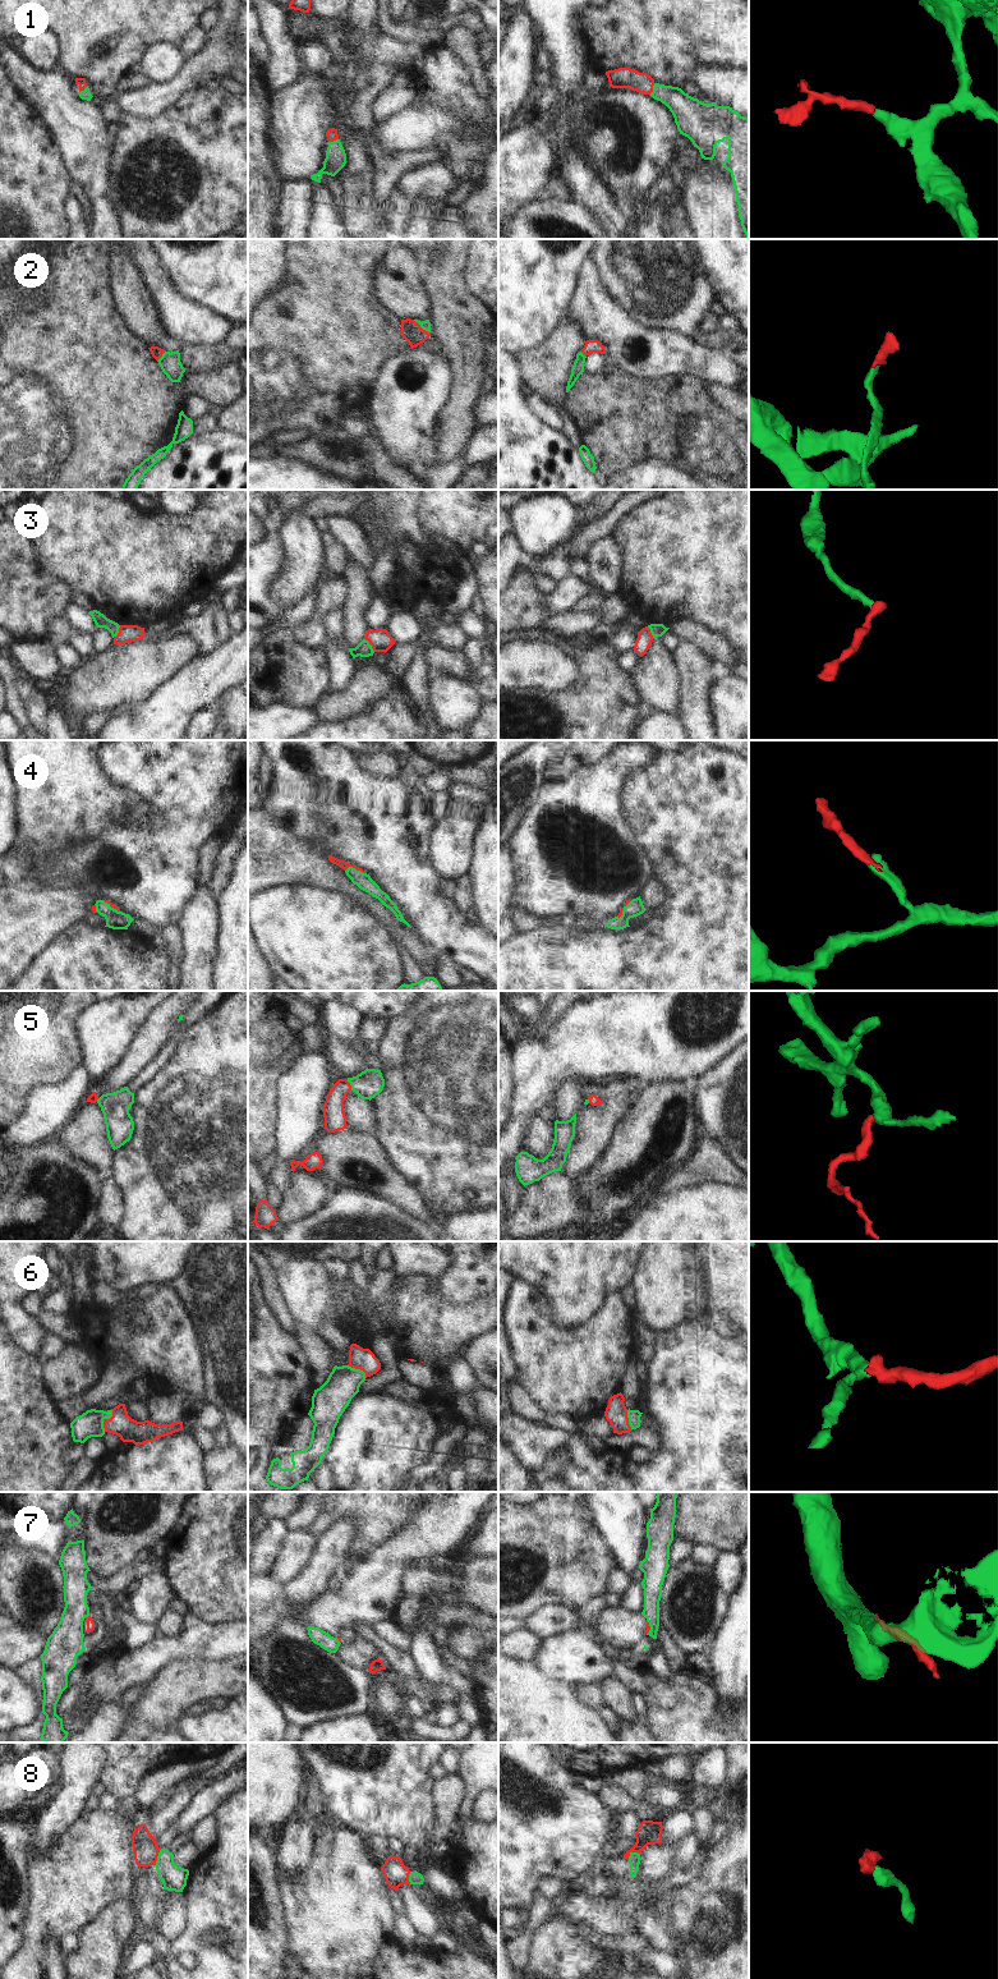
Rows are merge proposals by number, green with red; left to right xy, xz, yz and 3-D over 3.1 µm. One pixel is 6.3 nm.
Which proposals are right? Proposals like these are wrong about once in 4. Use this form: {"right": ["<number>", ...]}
{"right": ["1", "2", "4", "5", "6", "8"]}

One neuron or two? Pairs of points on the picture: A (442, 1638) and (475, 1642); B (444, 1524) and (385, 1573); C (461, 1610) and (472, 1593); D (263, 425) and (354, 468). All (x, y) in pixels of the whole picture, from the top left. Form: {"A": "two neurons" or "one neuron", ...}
{"A": "two neurons", "B": "one neuron", "C": "two neurons", "D": "two neurons"}

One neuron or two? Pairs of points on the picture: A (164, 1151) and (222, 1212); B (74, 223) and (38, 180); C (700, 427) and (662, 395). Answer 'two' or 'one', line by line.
A: one
B: two
C: one

